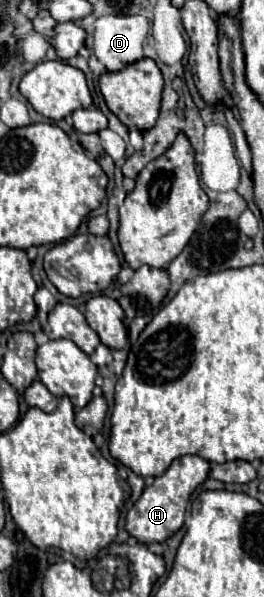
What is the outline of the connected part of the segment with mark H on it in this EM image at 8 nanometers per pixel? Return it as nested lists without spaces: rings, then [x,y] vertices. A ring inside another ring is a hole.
[[[184,455],[184,457],[178,457],[176,461],[172,461],[172,465],[160,477],[156,477],[152,485],[148,485],[144,489],[140,499],[128,511],[126,531],[132,537],[136,537],[140,543],[146,543],[146,545],[154,543],[154,541],[162,543],[164,539],[174,535],[184,525],[186,503],[188,503],[192,491],[200,483],[204,483],[204,479],[208,477],[208,471],[210,471],[208,461],[198,455]]]

